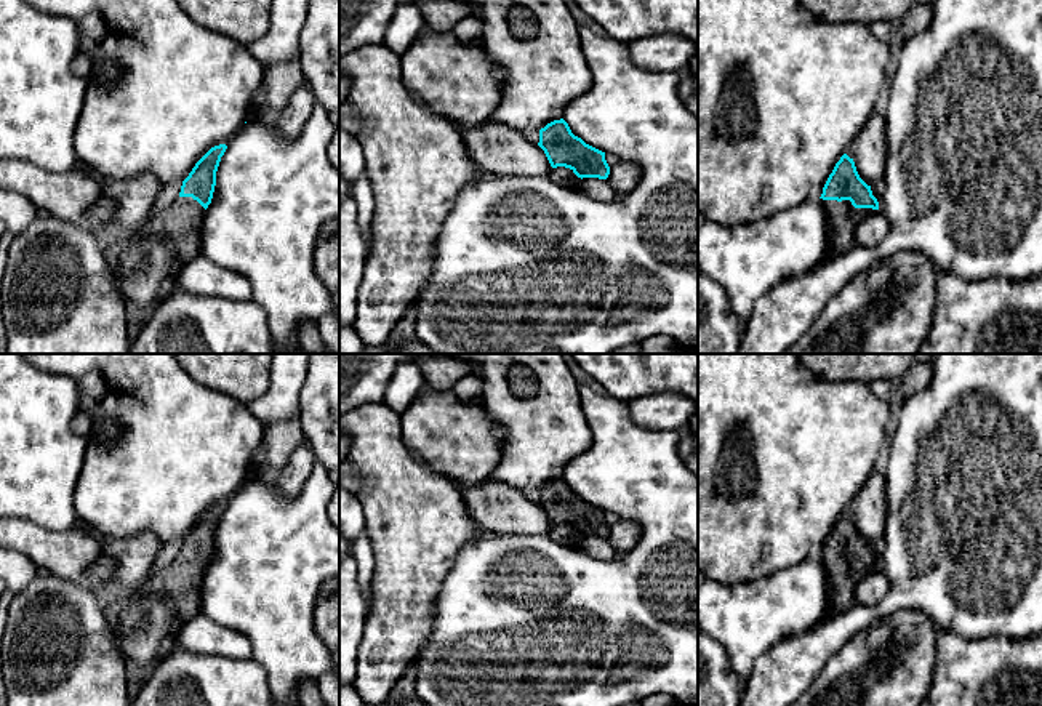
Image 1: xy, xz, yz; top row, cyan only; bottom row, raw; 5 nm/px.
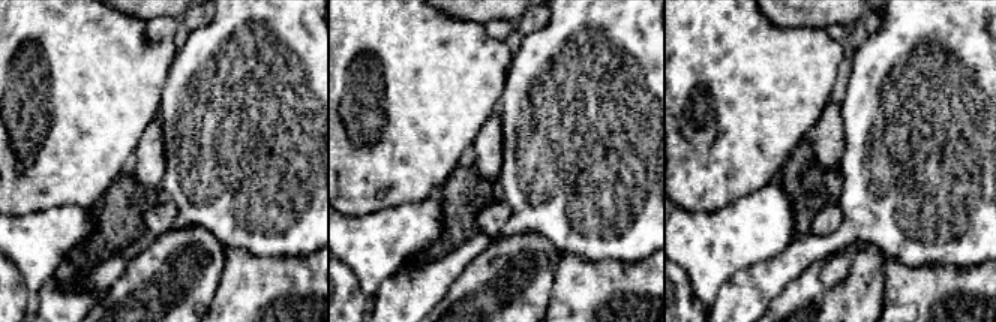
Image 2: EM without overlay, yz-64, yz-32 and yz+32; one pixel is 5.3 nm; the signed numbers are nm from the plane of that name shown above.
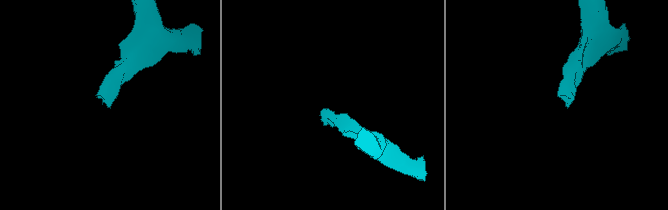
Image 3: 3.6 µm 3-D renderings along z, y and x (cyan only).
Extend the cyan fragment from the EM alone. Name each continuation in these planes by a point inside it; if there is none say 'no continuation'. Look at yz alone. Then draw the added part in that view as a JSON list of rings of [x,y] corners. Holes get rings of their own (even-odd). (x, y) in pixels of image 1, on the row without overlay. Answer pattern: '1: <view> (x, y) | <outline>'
1: yz (842, 577) | [[[823,559],[828,575],[828,588],[831,591],[831,605],[828,618],[832,618],[855,605],[858,605],[855,591],[858,583],[869,575],[872,567],[855,567],[850,559]]]

